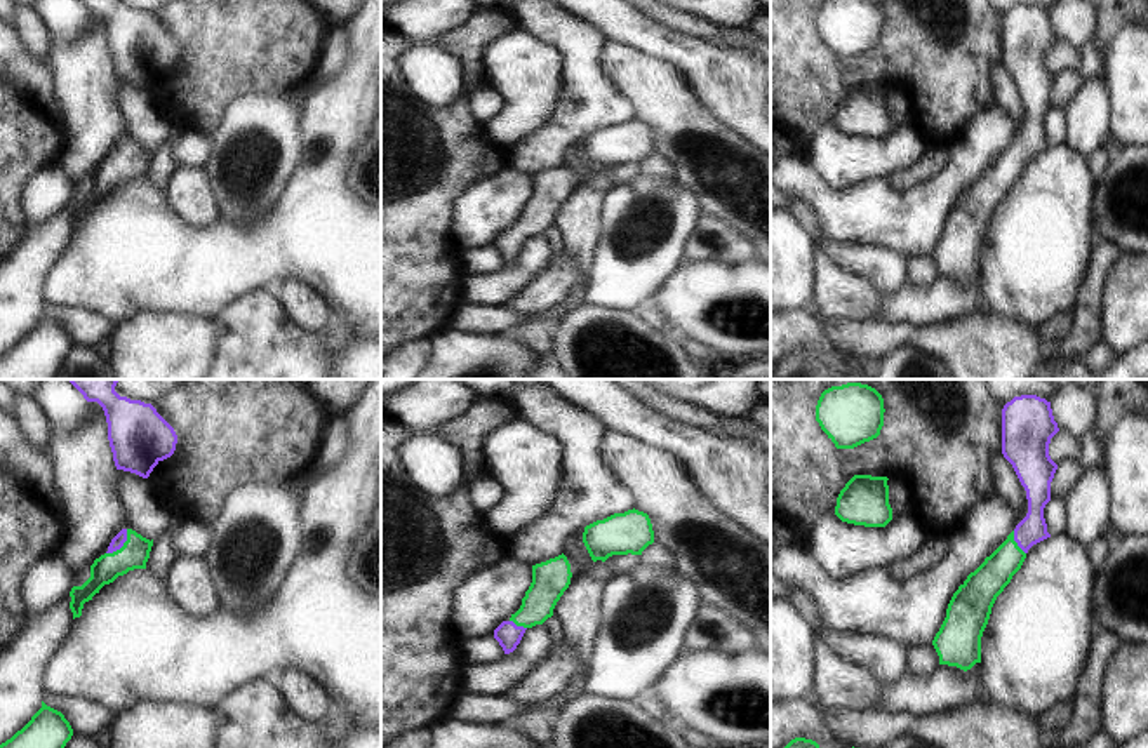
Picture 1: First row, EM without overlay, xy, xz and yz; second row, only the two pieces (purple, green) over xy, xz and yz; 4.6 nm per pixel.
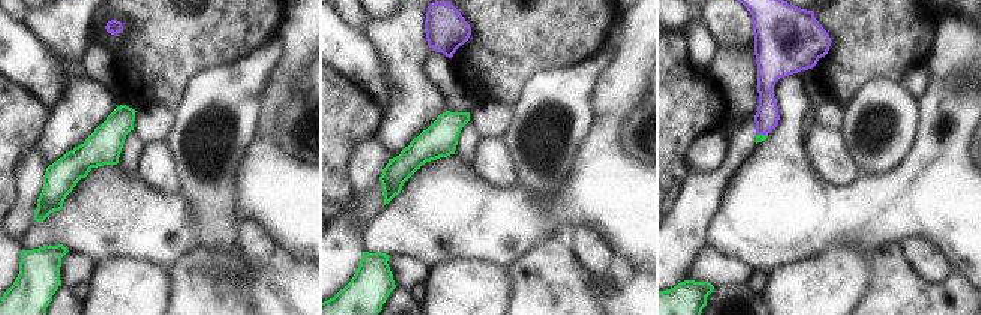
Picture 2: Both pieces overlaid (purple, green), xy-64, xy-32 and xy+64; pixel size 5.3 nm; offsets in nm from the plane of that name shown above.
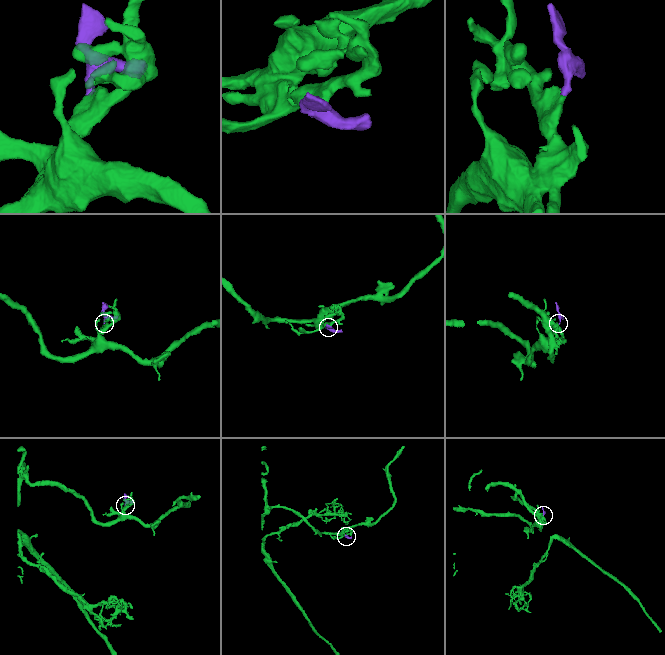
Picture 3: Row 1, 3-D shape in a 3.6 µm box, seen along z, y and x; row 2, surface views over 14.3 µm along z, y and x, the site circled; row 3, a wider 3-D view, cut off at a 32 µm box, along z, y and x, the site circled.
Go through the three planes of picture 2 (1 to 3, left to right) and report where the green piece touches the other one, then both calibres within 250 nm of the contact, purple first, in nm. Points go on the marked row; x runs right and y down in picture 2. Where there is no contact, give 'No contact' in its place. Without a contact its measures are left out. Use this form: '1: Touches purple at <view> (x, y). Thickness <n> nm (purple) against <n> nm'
1: No contact
2: No contact
3: Touches purple at xy+64 (761, 134). Thickness 130 nm (purple) against 50 nm

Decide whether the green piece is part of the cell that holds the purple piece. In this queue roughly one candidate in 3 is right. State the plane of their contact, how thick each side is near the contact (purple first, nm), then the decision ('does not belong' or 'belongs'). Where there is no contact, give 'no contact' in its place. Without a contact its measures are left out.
contact in xy; calibres 60 and 140 nm; belongs

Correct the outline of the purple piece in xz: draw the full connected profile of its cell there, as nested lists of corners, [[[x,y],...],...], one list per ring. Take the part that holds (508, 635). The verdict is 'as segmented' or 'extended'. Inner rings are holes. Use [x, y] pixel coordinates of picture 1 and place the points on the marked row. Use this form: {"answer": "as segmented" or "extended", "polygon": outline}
{"answer": "extended", "polygon": [[[562,553],[532,565],[532,583],[522,598],[520,609],[494,630],[494,638],[510,654],[520,644],[527,628],[543,624],[553,616],[553,609],[571,584],[571,564]]]}

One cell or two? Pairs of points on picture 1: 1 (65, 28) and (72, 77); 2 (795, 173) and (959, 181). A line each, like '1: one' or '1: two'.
1: two
2: one

